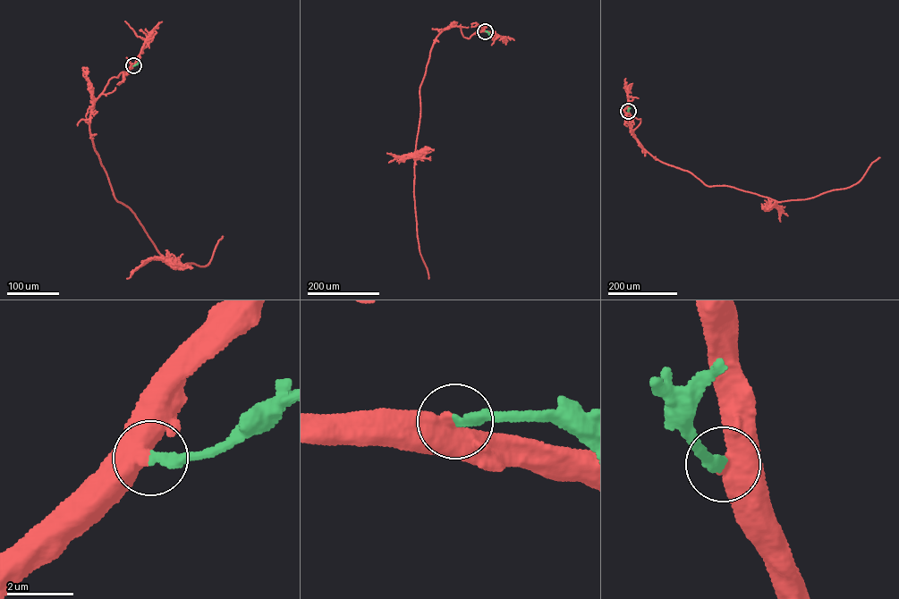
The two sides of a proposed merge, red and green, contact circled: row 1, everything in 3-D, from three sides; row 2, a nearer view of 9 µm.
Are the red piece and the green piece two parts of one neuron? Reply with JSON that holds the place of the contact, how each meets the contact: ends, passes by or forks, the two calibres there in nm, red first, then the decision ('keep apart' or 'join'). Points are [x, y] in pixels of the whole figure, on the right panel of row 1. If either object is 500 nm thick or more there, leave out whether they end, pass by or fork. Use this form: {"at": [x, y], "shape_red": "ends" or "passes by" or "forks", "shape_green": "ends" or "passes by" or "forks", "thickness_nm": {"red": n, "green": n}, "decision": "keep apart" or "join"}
{"at": [628, 111], "thickness_nm": {"red": 600, "green": 280}, "decision": "join"}

